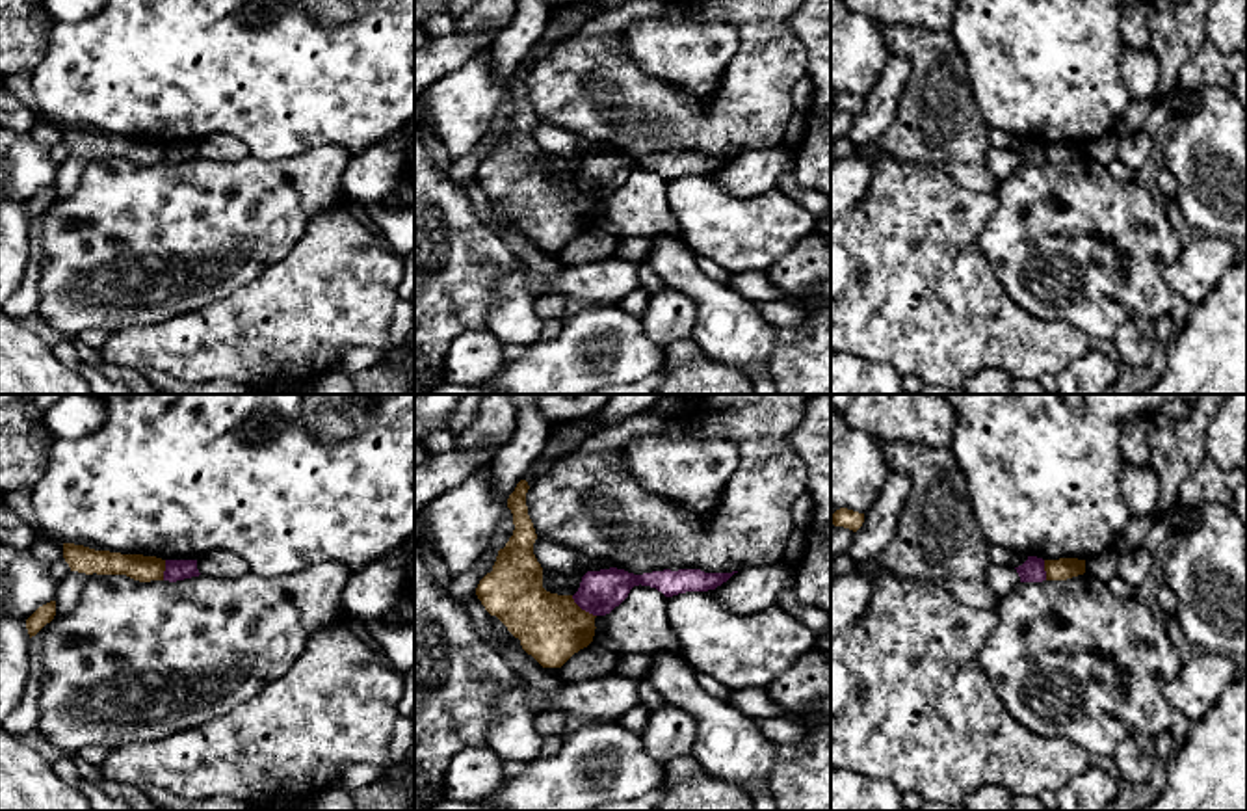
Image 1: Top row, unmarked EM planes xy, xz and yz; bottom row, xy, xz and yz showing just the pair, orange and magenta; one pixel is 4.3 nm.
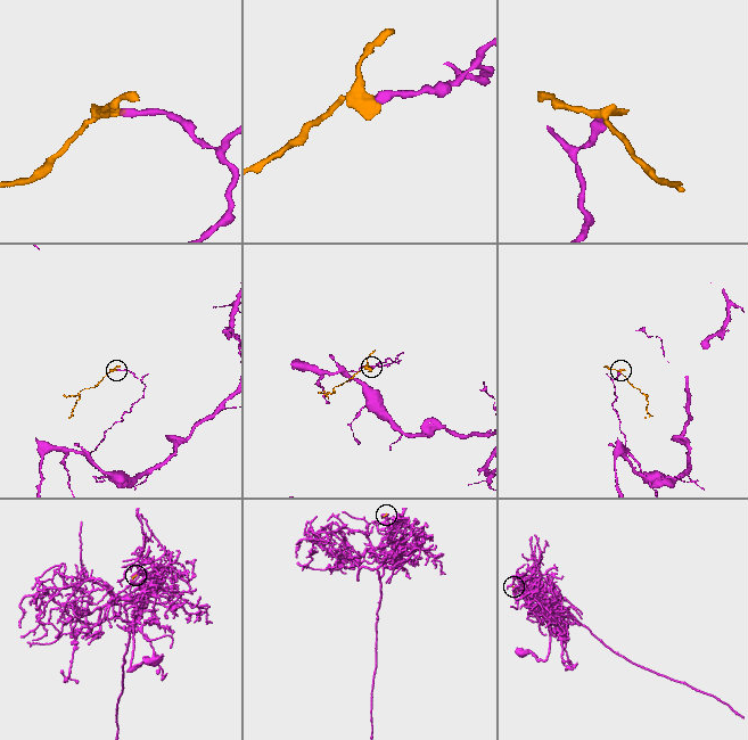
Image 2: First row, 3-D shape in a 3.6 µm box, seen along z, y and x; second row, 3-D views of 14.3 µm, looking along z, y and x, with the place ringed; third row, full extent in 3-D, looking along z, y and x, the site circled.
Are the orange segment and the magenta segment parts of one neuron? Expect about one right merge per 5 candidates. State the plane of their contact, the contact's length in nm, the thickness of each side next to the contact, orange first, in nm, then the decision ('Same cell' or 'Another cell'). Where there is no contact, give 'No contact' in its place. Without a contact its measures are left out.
Touches orange in xz. Shared border 140 nm. Thickness 300 nm (orange) against 180 nm. Another cell

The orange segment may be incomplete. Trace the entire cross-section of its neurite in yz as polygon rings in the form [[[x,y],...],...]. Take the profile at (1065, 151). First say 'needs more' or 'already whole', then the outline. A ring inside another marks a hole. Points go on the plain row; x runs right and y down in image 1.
already whole; [[[1059,141],[1044,143],[1046,164],[1067,164],[1085,156],[1085,143]]]

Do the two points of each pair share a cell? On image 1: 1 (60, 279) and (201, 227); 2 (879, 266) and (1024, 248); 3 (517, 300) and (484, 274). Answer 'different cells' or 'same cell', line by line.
1: same cell
2: different cells
3: different cells

